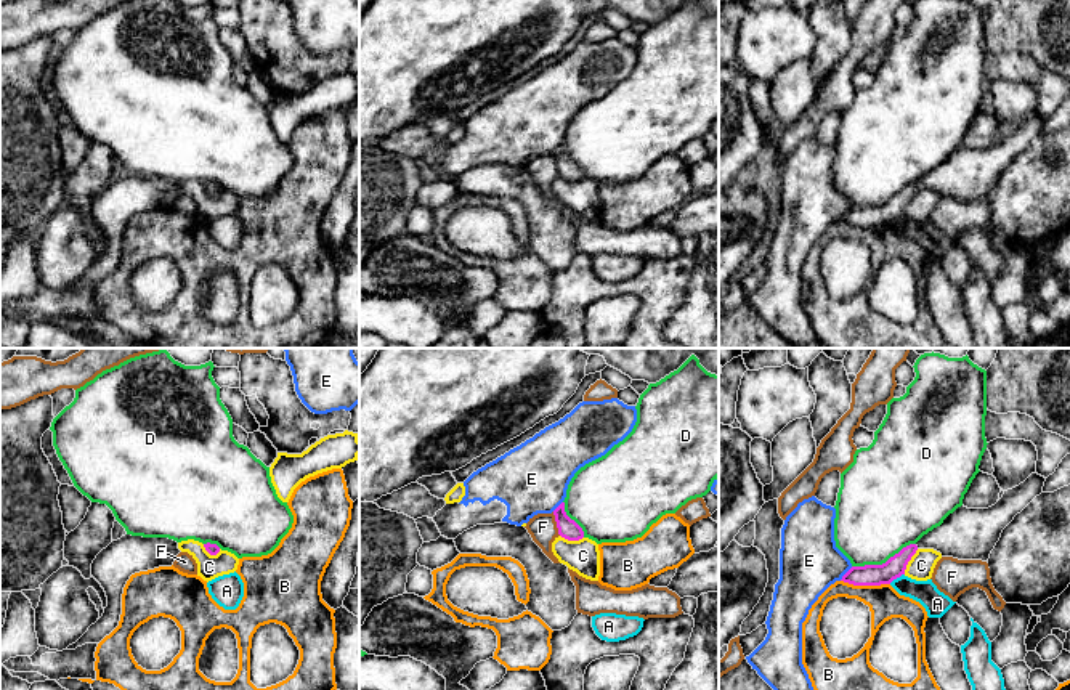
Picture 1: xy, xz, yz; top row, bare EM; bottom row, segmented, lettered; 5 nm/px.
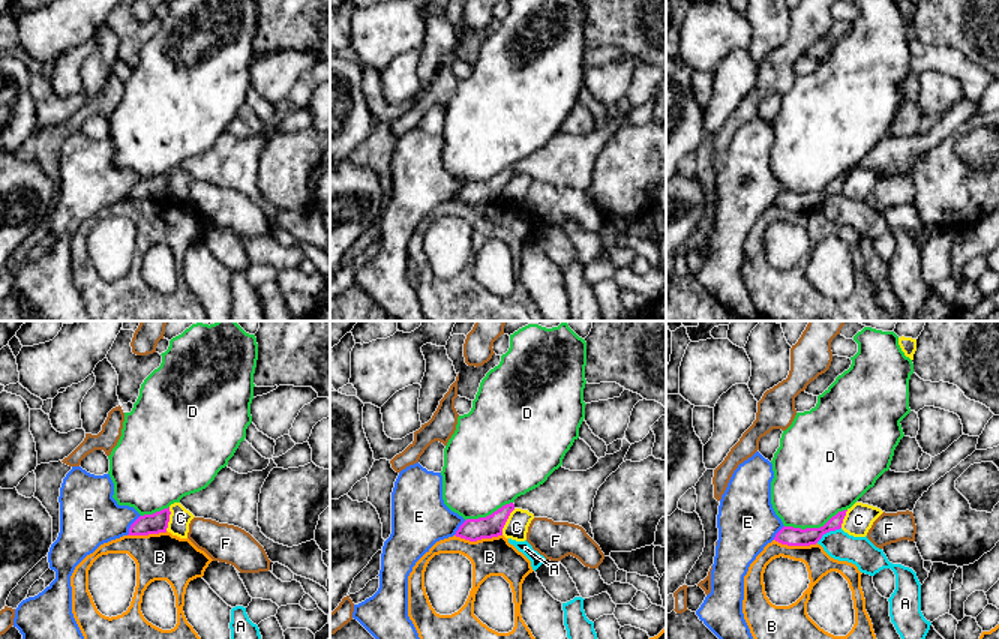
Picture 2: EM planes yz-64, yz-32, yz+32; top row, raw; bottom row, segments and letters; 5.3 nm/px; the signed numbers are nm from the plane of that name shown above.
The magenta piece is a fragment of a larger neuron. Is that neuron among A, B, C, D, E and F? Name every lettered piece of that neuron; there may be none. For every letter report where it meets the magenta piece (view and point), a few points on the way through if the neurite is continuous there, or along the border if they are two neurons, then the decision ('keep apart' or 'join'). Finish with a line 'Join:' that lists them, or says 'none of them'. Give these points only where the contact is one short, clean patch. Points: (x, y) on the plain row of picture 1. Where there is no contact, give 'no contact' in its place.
A: meets magenta in yz at (895, 219); keep apart
B: meets magenta in yz at (865, 225); keep apart
C: meets magenta in yz at (908, 201); border along yz (918, 190), (903, 214); keep apart
D: meets magenta in yz at (883, 204); keep apart
E: meets magenta in yz at (846, 214); keep apart
F: meets magenta in xz at (557, 164); keep apart
Join: none of them

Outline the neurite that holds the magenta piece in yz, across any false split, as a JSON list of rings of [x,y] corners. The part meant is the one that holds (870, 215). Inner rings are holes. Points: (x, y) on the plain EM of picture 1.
[[[1035,112],[1019,127],[1004,132],[1003,138],[988,149],[961,146],[940,167],[924,175],[916,185],[903,188],[886,204],[852,207],[841,221],[853,226],[890,225],[905,215],[906,205],[918,189],[934,189],[942,197],[988,204],[1003,170],[1043,133],[1044,122],[1046,119]]]

